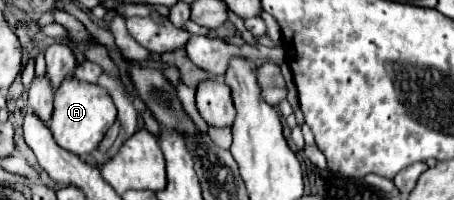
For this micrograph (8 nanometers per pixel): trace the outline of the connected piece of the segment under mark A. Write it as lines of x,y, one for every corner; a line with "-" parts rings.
66,78
62,86
58,88
54,96
54,112
52,112
52,124
50,130
54,134
54,140
68,152
76,156
88,156
98,150
100,142
104,140
108,128
116,120
116,106
102,86
94,86
76,78

